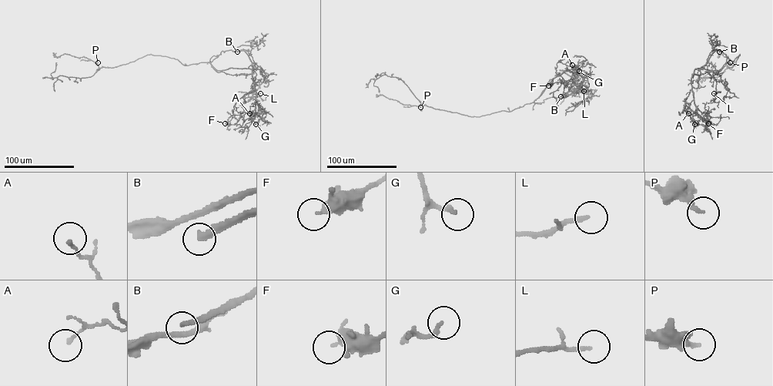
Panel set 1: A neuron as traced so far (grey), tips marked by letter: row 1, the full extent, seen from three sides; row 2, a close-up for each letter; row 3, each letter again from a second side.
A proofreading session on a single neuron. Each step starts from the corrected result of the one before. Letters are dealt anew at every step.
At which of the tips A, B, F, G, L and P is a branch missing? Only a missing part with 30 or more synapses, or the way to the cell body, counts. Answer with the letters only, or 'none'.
B, L

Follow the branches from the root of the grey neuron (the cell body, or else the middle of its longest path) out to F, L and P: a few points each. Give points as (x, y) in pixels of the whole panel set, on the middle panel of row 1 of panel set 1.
F: (510, 111), (534, 102), (549, 81), (563, 71), (579, 70), (573, 78), (548, 85)
L: (510, 111), (533, 102), (554, 78), (563, 72), (579, 86), (576, 92), (583, 91)
P: (510, 111), (470, 116), (422, 103), (418, 105), (420, 107)

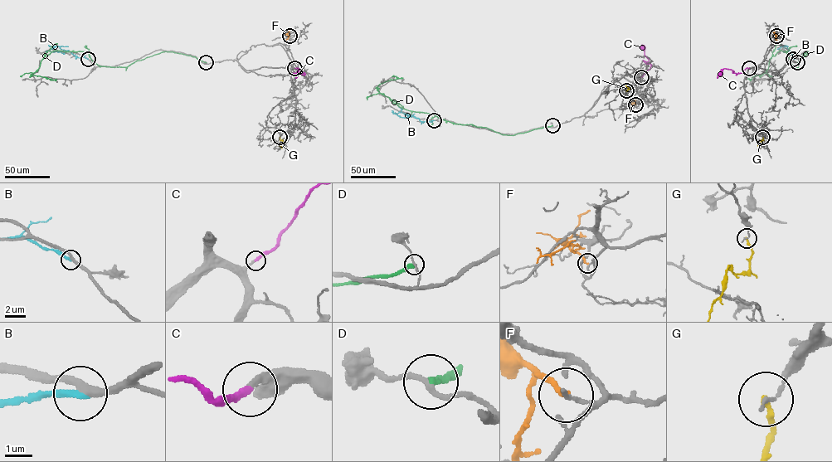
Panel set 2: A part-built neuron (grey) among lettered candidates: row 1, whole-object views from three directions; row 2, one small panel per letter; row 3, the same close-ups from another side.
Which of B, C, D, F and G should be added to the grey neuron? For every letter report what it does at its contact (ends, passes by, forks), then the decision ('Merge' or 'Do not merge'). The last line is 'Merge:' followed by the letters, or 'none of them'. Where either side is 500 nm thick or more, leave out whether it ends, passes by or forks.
B: It ends there. Do not merge
C: It ends there. Merge
D: It ends there. Do not merge
F: It ends there. Do not merge
G: It ends there. Do not merge
Merge: C

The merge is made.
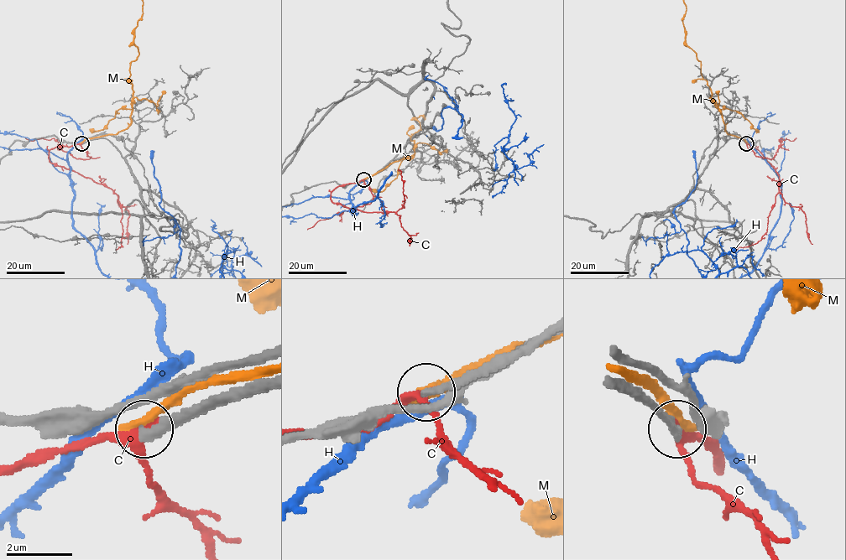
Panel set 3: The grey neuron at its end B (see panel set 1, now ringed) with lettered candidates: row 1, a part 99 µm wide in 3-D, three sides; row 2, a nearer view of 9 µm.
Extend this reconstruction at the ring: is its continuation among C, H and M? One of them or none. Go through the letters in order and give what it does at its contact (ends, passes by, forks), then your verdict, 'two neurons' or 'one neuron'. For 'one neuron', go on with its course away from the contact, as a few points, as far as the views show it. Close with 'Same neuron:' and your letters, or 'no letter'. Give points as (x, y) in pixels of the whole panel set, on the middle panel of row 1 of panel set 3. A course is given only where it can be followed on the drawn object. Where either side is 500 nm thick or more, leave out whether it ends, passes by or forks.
C: it passes by; one neuron; course (363, 179), (339, 185), (331, 192), (331, 199), (366, 212), (396, 212), (404, 199), (403, 181), (398, 168)
H: it passes by; two neurons
M: it ends; two neurons
Same neuron: C

